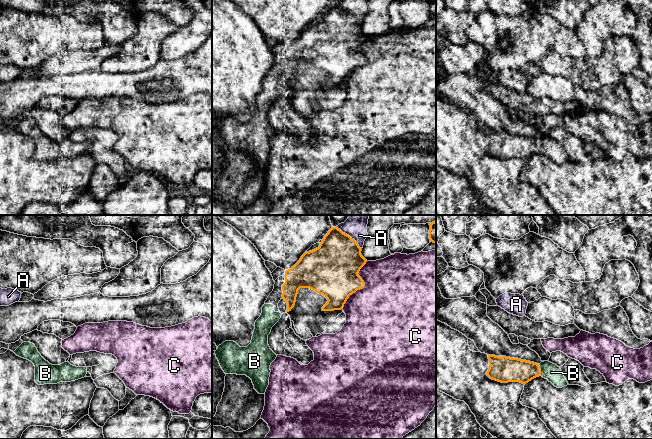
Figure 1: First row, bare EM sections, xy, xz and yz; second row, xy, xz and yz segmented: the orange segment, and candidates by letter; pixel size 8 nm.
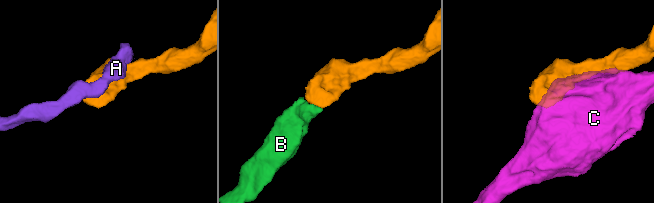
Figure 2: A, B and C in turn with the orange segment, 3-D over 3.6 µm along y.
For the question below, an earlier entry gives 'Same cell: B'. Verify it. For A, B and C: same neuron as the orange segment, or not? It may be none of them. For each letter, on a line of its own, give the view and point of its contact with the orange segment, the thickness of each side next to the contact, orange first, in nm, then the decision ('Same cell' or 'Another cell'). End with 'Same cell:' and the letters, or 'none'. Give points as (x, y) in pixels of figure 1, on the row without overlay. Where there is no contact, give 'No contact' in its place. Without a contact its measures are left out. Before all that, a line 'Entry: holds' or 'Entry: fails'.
Entry: holds
A: Touches orange at xz (348, 11). Thickness 380 nm (orange) against 140 nm. Another cell
B: Touches orange at yz (540, 146). Thickness 190 nm (orange) against 140 nm. Same cell
C: Touches orange at xz (363, 63). Thickness 360 nm (orange) against 500 nm. Another cell
Same cell: B

